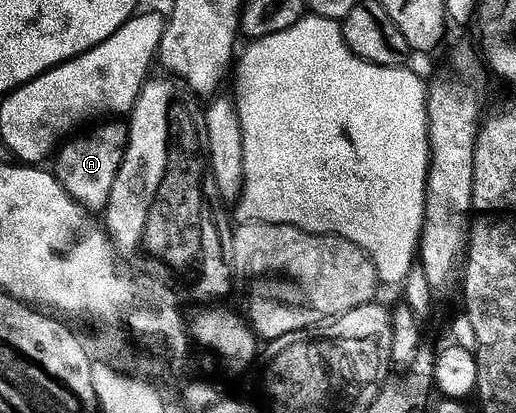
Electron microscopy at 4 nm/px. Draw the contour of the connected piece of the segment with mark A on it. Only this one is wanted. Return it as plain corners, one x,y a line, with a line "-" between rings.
108,121
98,129
76,139
65,142
57,154
54,174
60,184
66,188
73,200
89,212
105,210
110,193
113,191
117,171
121,167
122,157
128,147
128,127
122,121

